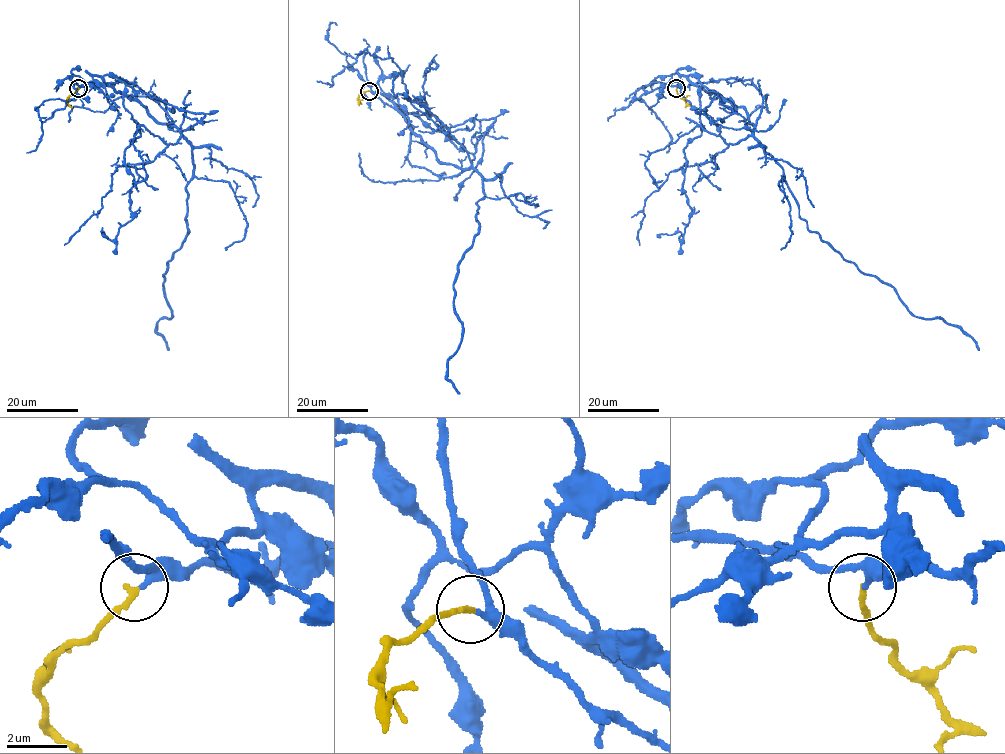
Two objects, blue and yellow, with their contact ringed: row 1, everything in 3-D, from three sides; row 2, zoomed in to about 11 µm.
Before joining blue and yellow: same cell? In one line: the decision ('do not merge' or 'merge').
merge

